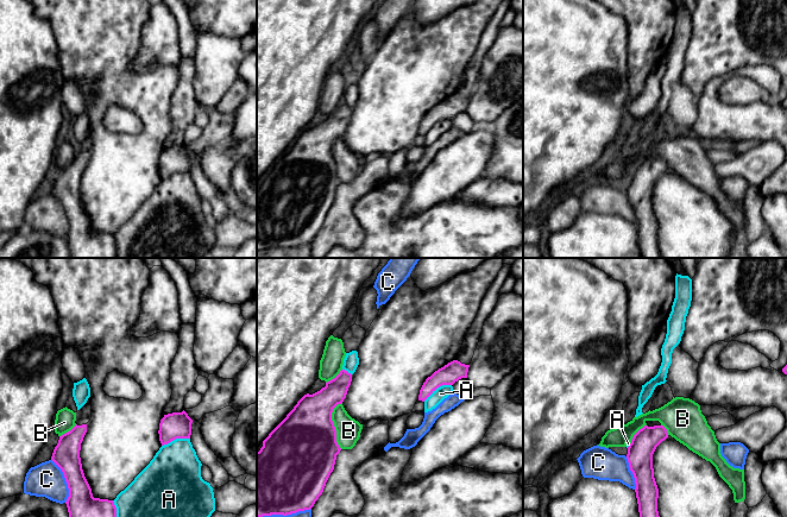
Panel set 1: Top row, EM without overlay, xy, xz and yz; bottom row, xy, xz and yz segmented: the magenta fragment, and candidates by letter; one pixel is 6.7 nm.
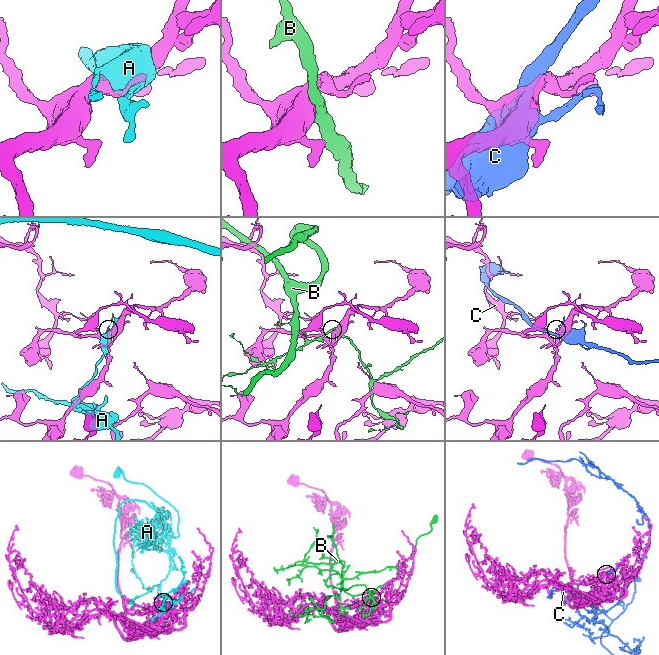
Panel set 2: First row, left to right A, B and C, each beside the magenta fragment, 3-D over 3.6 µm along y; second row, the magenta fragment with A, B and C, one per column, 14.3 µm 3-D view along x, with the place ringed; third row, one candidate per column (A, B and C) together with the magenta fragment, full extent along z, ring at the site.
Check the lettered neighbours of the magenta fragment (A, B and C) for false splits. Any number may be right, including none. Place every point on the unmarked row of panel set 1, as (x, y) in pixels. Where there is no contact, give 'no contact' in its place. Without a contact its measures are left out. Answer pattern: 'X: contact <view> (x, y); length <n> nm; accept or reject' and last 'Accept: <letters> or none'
A: contact xz (436, 121); length 220 nm; reject
B: contact xz (333, 158); length 320 nm; reject
C: contact xy (65, 214); length 320 nm; reject
Accept: none

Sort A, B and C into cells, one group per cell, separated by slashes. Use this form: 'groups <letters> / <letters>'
groups A / B / C

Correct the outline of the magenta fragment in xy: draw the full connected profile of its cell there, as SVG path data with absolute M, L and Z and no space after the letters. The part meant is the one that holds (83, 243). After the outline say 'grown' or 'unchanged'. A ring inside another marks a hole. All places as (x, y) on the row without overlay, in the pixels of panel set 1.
M92 134L76 146L76 159L59 170L51 194L62 203L69 222L65 235L70 258L118 258L117 241L113 234L94 232L84 210L80 184L92 152Z; grown

